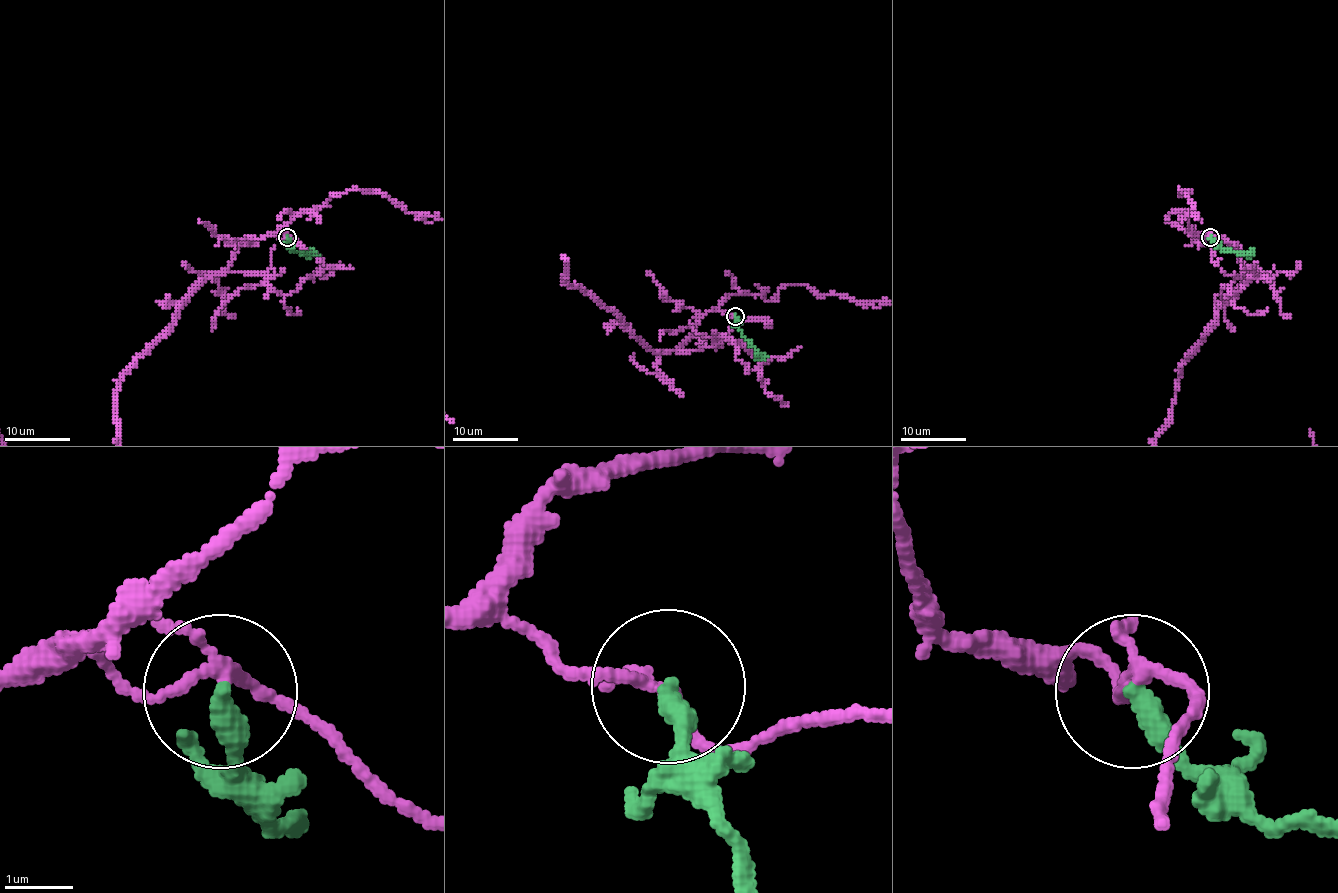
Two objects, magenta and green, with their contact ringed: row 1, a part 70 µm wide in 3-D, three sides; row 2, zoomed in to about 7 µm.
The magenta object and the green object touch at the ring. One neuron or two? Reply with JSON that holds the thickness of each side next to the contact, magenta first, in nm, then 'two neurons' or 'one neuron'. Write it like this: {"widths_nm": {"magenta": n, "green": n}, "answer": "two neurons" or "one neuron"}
{"widths_nm": {"magenta": 140, "green": 360}, "answer": "two neurons"}

